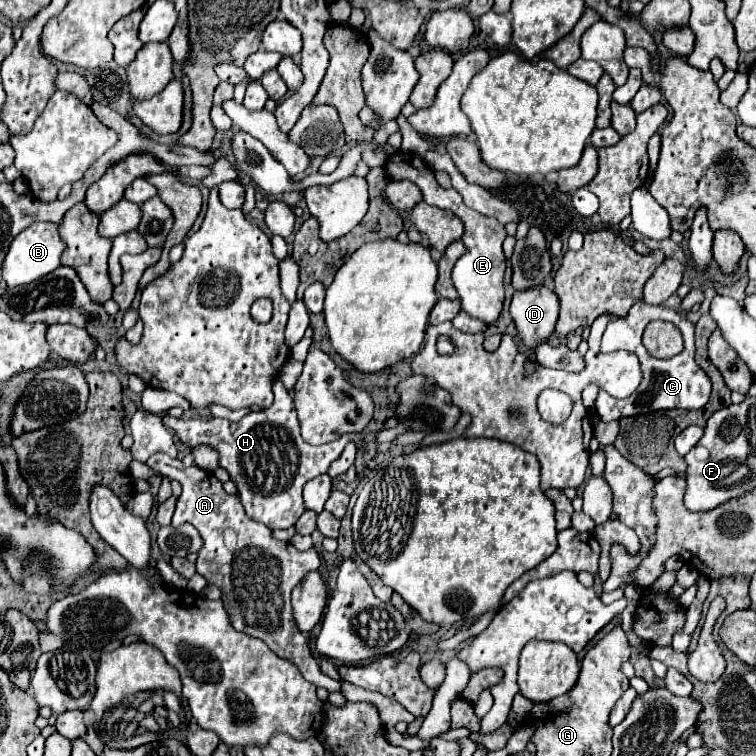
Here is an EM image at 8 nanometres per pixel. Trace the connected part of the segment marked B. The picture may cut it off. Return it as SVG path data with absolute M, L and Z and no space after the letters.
M50 222L30 224L26 230L22 230L22 234L18 234L18 238L14 238L14 242L10 244L10 250L4 258L2 280L6 282L6 286L10 286L10 288L24 286L24 284L34 282L36 278L42 278L42 276L50 274L52 270L56 270L60 266L60 256L64 250L62 244L64 242L60 240L58 224L50 224Z

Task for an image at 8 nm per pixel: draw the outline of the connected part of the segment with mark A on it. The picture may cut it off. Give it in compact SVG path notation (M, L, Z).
M156 452L148 458L148 468L182 484L172 526L178 528L180 524L188 522L200 532L204 548L198 554L196 570L208 580L208 584L214 584L222 590L222 602L230 616L230 624L238 632L266 642L274 654L290 660L308 682L322 686L328 692L342 692L342 684L338 680L322 674L318 660L314 660L308 648L308 640L300 630L296 630L290 606L292 588L308 572L320 568L318 552L314 548L300 552L288 542L272 538L272 532L264 524L258 524L246 516L238 496L226 494L214 474L208 474L198 466L186 468L180 460L170 458L166 452Z

